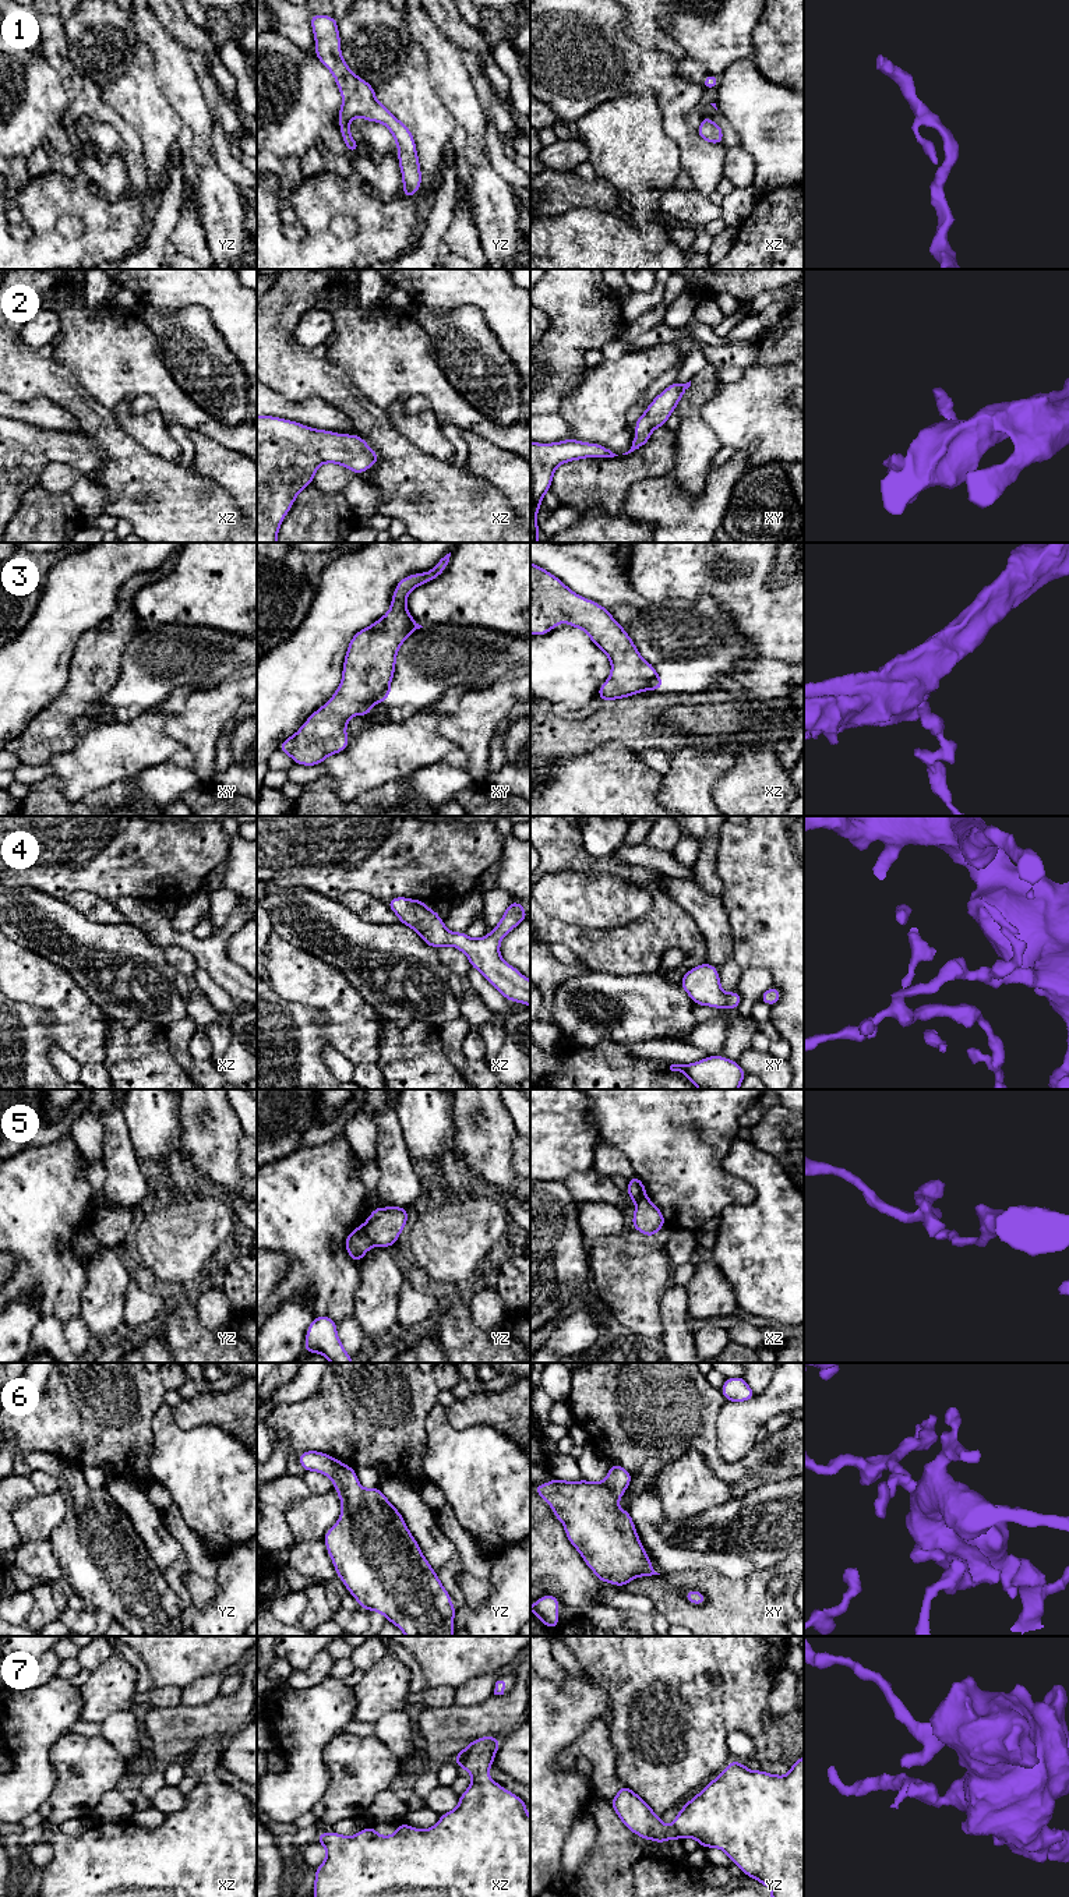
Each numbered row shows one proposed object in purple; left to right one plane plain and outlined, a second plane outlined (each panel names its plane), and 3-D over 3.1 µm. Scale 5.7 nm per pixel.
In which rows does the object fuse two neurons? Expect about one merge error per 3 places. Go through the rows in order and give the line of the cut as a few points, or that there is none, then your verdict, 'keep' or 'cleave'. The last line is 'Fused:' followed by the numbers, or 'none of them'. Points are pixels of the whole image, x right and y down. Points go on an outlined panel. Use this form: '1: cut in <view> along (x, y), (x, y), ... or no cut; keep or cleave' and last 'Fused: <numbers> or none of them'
1: no cut; keep
2: no cut; keep
3: cut in xy along (388, 685), (373, 702); cleave
4: no cut; keep
5: cut in yz along (362, 1226), (373, 1244); cleave
6: no cut; keep
7: no cut; keep
Fused: 3, 5

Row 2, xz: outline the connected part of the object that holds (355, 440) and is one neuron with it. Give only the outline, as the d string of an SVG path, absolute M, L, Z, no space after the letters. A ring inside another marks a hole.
M257 416L257 543L276 543L278 530L290 511L297 494L313 483L317 469L322 463L336 463L356 474L374 466L378 452L370 451L368 442L359 435L342 435L334 431L315 430L296 421L272 416Z

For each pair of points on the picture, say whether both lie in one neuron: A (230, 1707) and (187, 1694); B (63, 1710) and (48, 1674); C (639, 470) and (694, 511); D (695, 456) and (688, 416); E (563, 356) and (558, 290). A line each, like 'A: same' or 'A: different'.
A: different
B: different
C: different
D: same
E: same

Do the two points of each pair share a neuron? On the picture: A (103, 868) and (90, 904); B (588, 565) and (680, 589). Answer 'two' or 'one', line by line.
A: two
B: two

